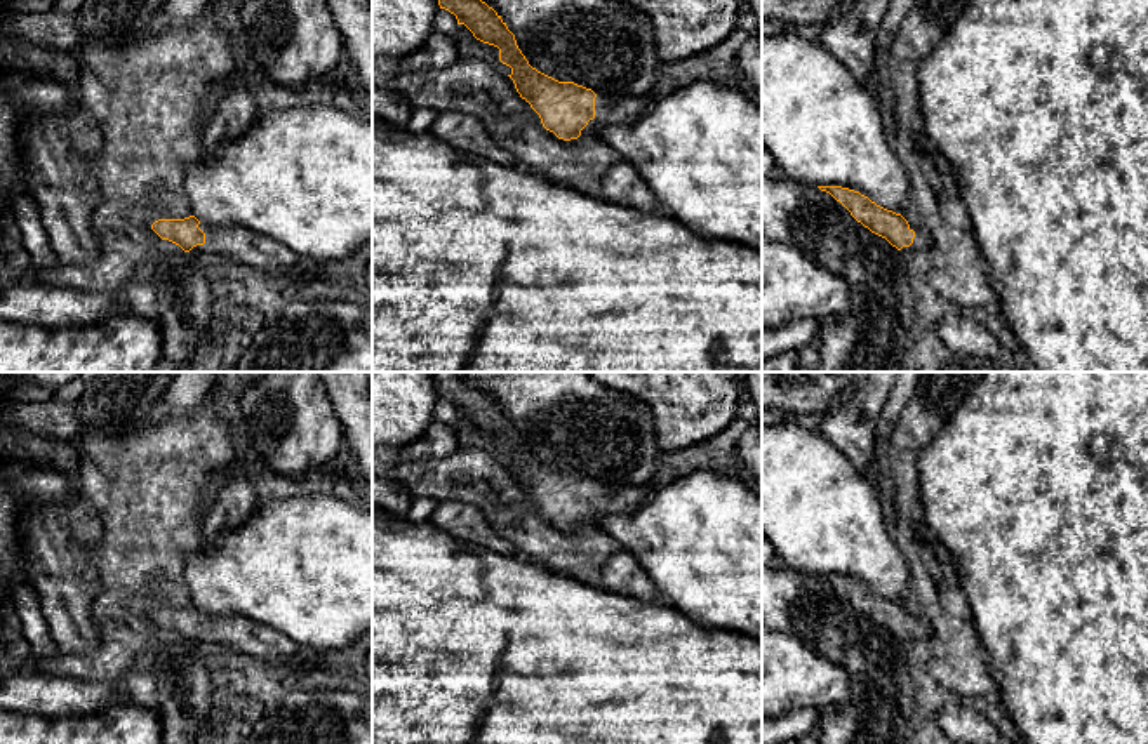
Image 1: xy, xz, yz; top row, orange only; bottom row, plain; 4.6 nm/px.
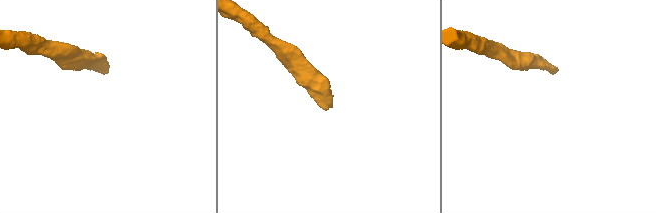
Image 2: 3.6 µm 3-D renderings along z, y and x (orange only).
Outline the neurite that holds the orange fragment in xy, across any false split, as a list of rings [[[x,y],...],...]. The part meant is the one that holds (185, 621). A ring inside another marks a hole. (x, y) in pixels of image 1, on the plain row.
[[[195,605],[184,608],[158,608],[151,619],[162,628],[179,634],[184,641],[214,645],[223,659],[230,654],[244,654],[270,661],[294,655],[296,641],[277,629],[247,619],[245,615],[214,615]]]

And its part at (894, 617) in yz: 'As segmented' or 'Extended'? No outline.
Extended

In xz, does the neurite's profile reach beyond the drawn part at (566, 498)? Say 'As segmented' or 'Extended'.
Extended

